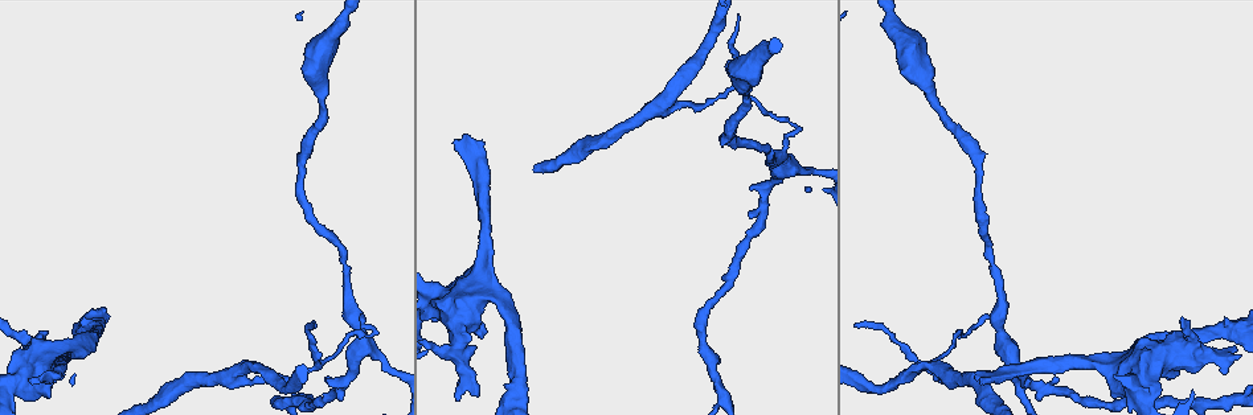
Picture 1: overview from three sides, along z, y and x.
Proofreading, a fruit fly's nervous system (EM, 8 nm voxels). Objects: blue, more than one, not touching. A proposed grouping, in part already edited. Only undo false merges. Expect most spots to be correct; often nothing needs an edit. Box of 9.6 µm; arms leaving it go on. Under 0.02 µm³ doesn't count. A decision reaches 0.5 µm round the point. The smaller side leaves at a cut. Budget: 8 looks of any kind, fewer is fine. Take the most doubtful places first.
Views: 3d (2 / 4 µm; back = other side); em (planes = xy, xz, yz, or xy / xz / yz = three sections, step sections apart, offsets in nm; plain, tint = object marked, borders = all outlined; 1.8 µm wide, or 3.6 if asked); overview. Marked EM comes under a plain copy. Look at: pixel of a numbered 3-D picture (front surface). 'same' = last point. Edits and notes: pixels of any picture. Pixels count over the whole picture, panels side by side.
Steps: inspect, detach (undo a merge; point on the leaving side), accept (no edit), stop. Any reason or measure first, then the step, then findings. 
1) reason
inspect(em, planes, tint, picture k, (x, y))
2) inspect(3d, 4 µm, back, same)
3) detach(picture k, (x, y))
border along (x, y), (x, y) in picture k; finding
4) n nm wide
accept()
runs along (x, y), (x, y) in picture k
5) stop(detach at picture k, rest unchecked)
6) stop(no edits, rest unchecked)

thick turns thin
inspect(3d, 4 µm, picture 1, (653, 111))

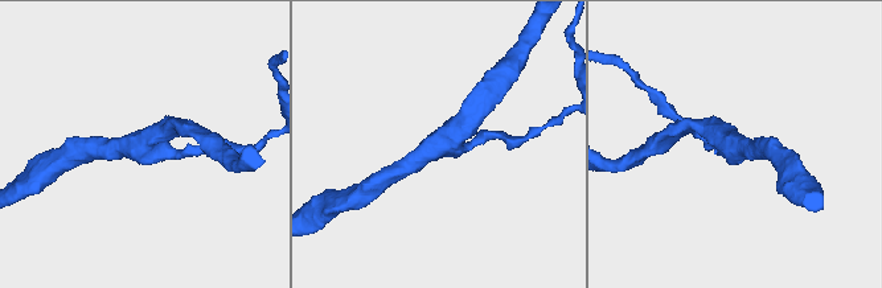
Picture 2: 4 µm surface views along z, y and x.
3 arms
inspect(em, 3.6 µm, planes, tint, picture 2, (442, 145))

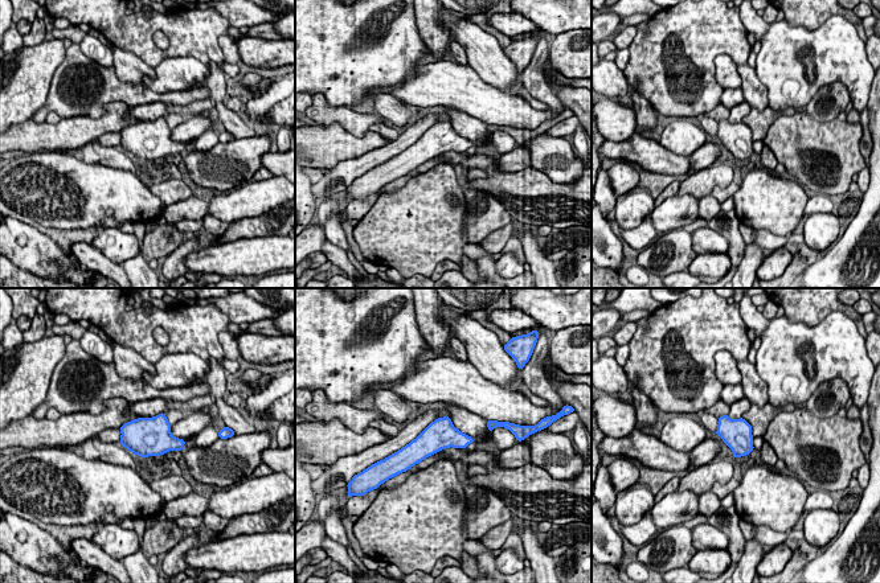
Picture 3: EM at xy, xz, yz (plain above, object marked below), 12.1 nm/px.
accept()
all the same neuron

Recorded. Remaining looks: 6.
thick turns thin
inspect(3d, 2 µm, picture 1, (1109, 359))

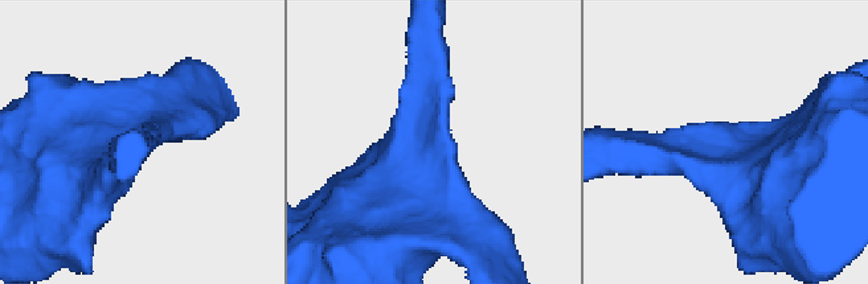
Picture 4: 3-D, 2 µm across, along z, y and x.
shape alone is not enough
inspect(em, planes, borders, picture 4, (438, 143))

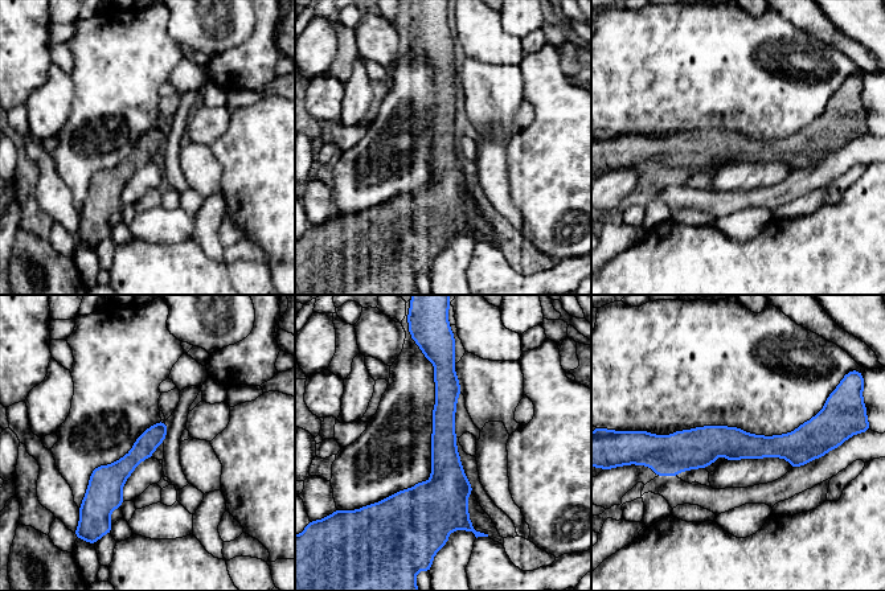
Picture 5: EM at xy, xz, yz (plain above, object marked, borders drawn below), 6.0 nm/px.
accept()
runs along (437, 364), (445, 372), (450, 522) in picture 5; all the same neuron

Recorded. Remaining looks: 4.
thick turns thin
inspect(3d, 4 µm, picture 1, (458, 350))

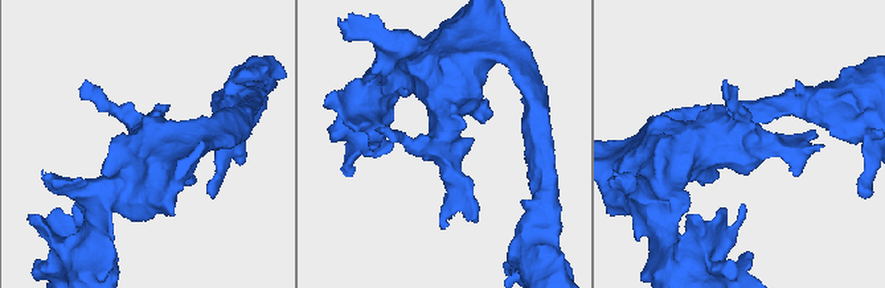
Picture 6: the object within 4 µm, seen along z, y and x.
now the EM
inspect(em, 3.6 µm, yz, step 4, tint, picture 6, (737, 142))

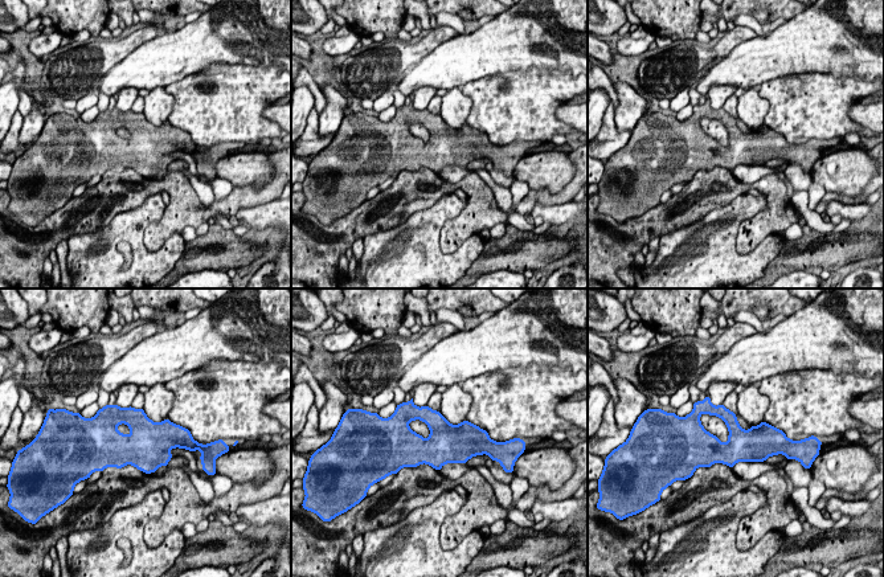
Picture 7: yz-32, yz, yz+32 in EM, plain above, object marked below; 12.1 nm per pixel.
accept()
all the same neuron

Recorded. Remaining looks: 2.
stop(no edits, rest unchecked)

